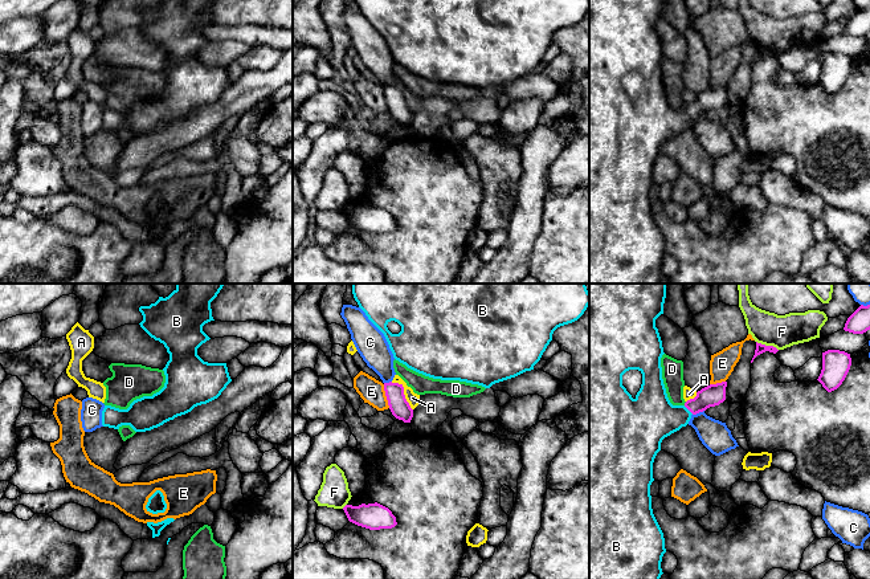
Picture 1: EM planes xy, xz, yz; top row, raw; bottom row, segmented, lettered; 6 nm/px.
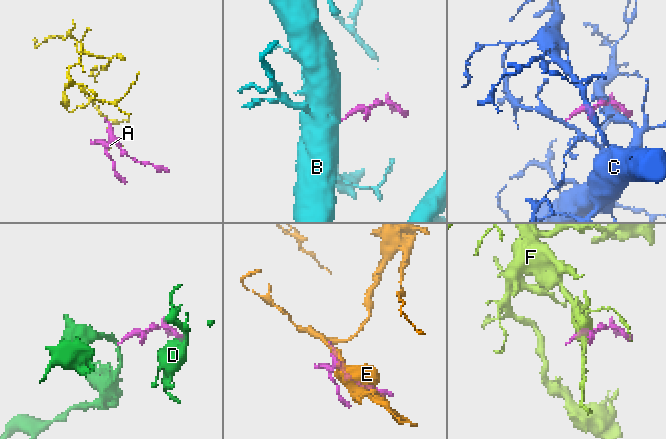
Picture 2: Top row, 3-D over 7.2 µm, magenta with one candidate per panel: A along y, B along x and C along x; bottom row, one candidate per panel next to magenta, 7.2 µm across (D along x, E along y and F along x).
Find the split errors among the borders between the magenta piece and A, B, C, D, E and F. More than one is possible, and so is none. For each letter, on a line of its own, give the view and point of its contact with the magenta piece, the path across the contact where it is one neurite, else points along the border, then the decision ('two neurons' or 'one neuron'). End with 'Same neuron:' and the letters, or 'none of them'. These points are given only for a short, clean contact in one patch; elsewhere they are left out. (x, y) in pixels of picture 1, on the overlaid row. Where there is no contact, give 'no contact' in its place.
A: xz (403, 392) | along xz (391, 382), (397, 382), (403, 387), (404, 398), (412, 410) | two neurons
B: yz (689, 410) | across yz (713, 395), (689, 410), (673, 418), (649, 418) | one neuron
C: yz (698, 412) | two neurons
D: yz (685, 403) | along yz (686, 402), (683, 404) | two neurons
E: xz (386, 395) | two neurons
F: yz (767, 346) | two neurons
Same neuron: B

